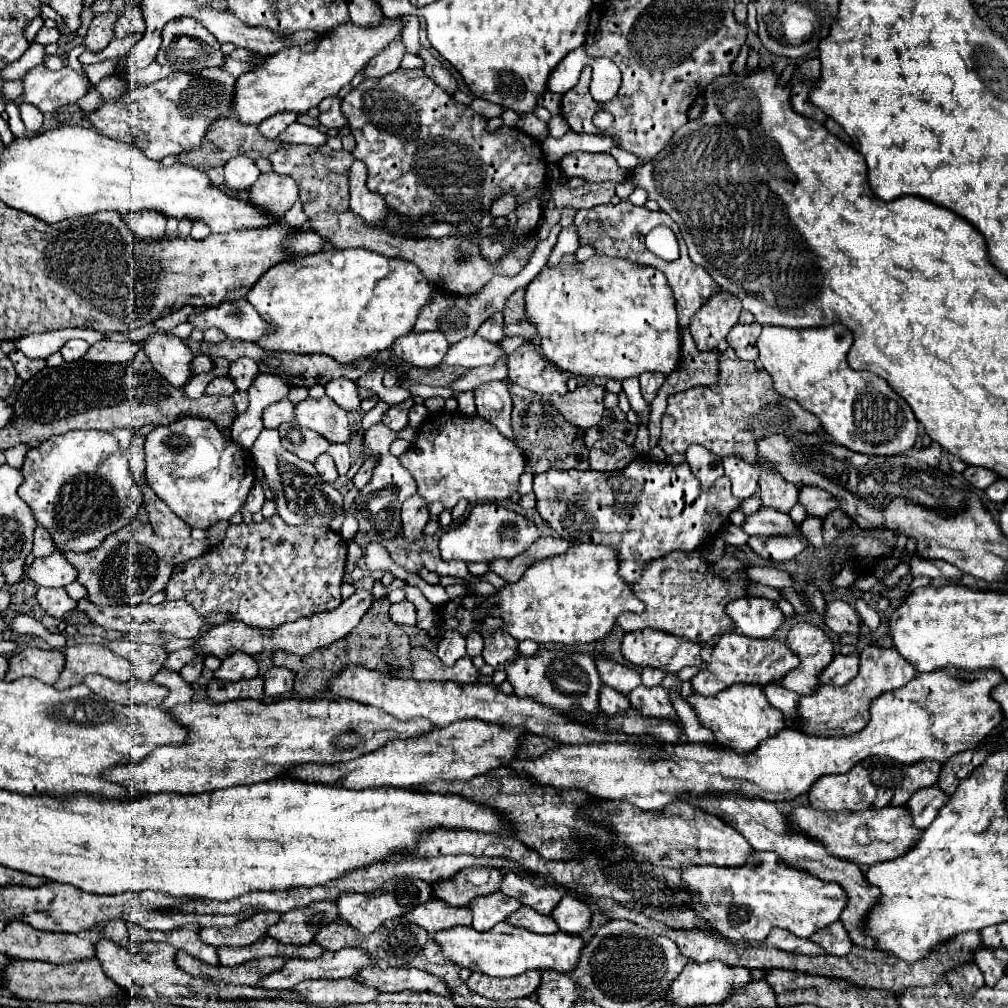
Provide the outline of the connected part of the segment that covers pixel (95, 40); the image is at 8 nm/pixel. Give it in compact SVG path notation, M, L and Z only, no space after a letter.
M108 11L102 15L94 15L88 33L84 37L84 45L88 51L102 51L114 39L114 23L118 19L118 11Z

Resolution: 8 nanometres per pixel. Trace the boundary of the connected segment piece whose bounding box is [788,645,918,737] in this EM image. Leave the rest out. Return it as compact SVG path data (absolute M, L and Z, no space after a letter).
M868 645L860 653L858 675L842 687L820 685L820 687L816 687L816 691L812 695L802 695L796 705L796 717L792 717L788 721L788 725L792 725L792 729L798 729L804 735L818 735L818 737L858 733L866 727L866 723L870 719L870 713L868 713L870 701L884 691L892 691L892 689L906 685L916 675L918 675L918 671L908 661L900 659L900 655L896 655L896 649Z

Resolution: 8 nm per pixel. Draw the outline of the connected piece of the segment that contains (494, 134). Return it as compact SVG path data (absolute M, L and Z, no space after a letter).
M398 69L376 81L362 81L342 99L340 107L356 139L352 155L368 167L368 189L380 193L386 205L402 215L436 213L438 221L458 223L458 235L472 235L500 191L518 195L528 187L544 189L548 183L546 161L538 139L506 125L488 131L488 119L484 119L484 115L474 113L468 105L456 103L446 91L436 87L422 69Z

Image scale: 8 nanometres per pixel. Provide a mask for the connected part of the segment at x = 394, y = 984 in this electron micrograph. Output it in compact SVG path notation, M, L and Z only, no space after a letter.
M364 967L358 975L358 981L376 987L378 991L432 991L436 995L448 995L448 999L454 997L452 989L446 985L444 979L430 975L422 969L410 969L410 967Z

